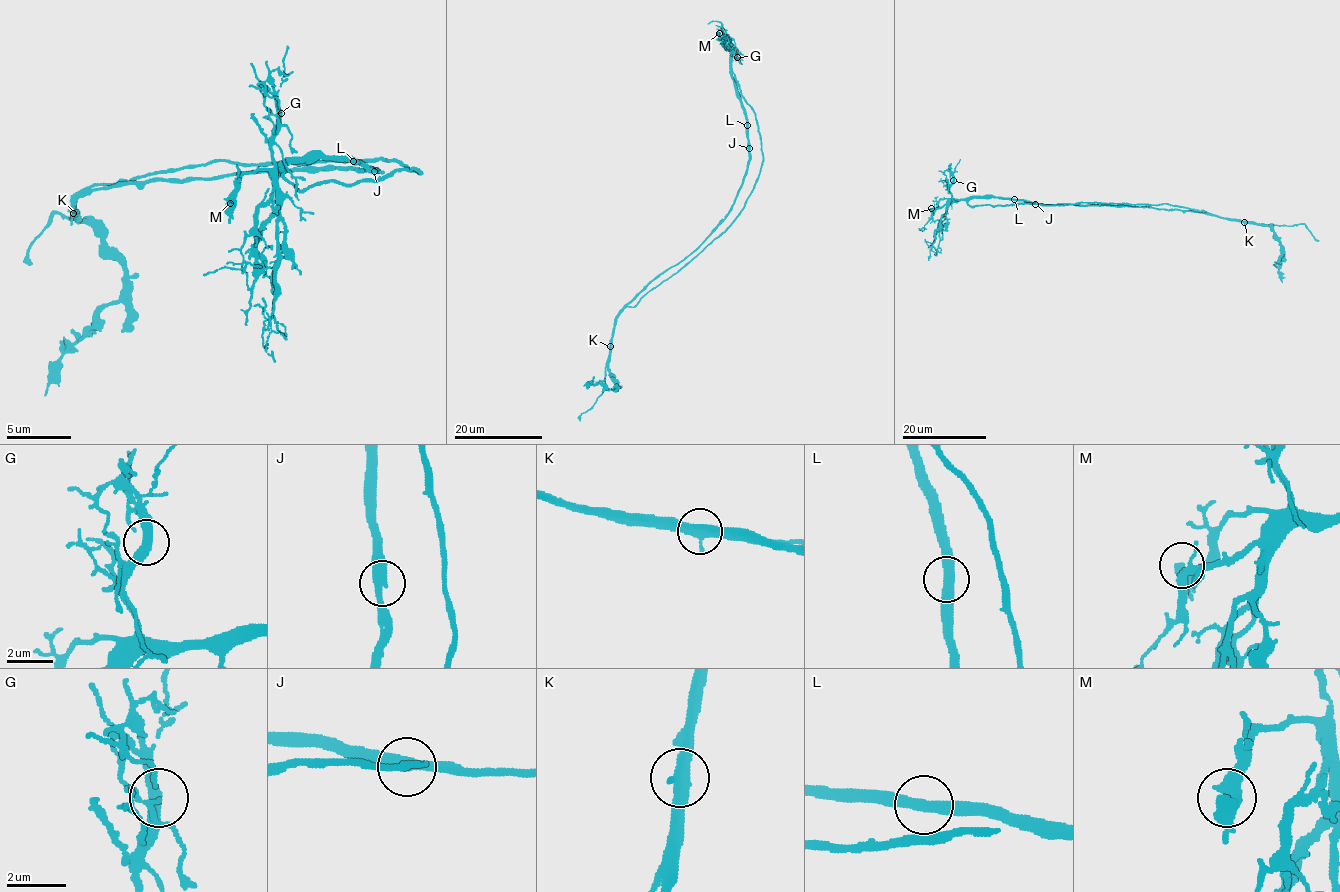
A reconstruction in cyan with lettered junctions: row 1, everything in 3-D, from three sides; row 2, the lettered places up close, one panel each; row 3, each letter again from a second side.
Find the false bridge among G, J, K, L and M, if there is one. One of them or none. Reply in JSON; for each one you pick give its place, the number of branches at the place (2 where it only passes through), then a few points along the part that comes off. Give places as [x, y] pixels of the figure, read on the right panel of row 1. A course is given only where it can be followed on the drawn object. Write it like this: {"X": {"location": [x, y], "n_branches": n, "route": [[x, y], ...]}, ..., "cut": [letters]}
{"cut": []}

